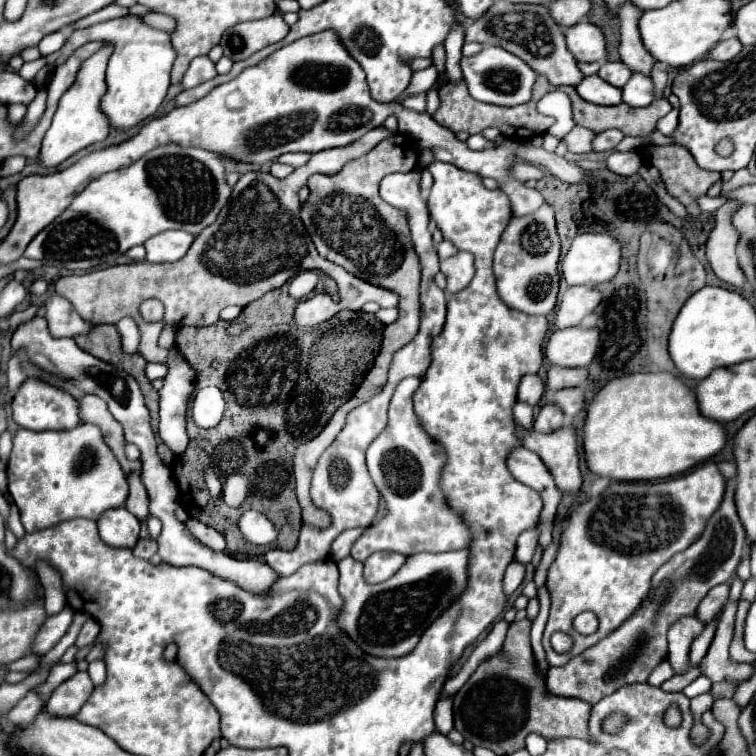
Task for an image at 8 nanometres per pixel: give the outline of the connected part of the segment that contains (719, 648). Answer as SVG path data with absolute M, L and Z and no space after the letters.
M728 601L716 627L714 641L700 663L702 675L710 677L710 681L744 681L752 675L752 665L736 665L728 657L728 647L734 633L734 617L736 617L738 601Z

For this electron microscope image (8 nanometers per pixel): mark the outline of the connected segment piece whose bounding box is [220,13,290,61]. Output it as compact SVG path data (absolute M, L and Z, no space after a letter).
M274 13L266 19L234 25L222 37L220 45L222 45L226 57L230 57L232 61L242 61L266 45L278 43L280 39L284 39L288 35L288 31L290 31L290 27L282 19L282 15Z

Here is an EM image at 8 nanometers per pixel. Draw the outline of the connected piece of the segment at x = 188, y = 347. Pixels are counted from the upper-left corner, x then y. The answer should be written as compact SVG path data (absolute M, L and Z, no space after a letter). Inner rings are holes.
M286 283L244 307L242 315L233 320L246 327L242 335L232 337L228 333L228 321L218 321L210 327L182 327L176 333L176 347L196 371L196 387L216 385L224 389L226 399L226 411L218 427L192 427L192 419L188 419L190 445L186 453L174 461L180 505L190 517L226 535L228 553L232 557L242 555L242 533L238 529L240 517L238 513L232 513L224 501L212 503L204 481L204 469L212 465L216 447L226 447L226 451L232 451L232 447L238 447L240 443L246 447L246 463L242 465L242 473L250 477L252 485L242 507L268 513L266 517L276 523L280 531L284 529L282 533L286 533L286 529L294 533L296 529L298 539L302 517L296 495L292 495L294 451L298 445L314 439L330 421L334 411L354 395L380 351L384 325L370 313L340 311L316 327L300 327L294 323L294 309L296 299L288 295ZM216 359L221 362L218 368L212 367ZM258 429L274 431L274 437L266 447L252 445ZM286 513L294 513L294 523L288 523Z

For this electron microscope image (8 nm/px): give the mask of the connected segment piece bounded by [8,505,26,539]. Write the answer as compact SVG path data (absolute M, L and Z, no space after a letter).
M12 505L12 511L10 511L10 519L8 519L8 527L10 527L10 531L18 537L18 539L22 539L24 537L24 527L22 527L22 523L20 523L20 515L18 515L18 509Z

